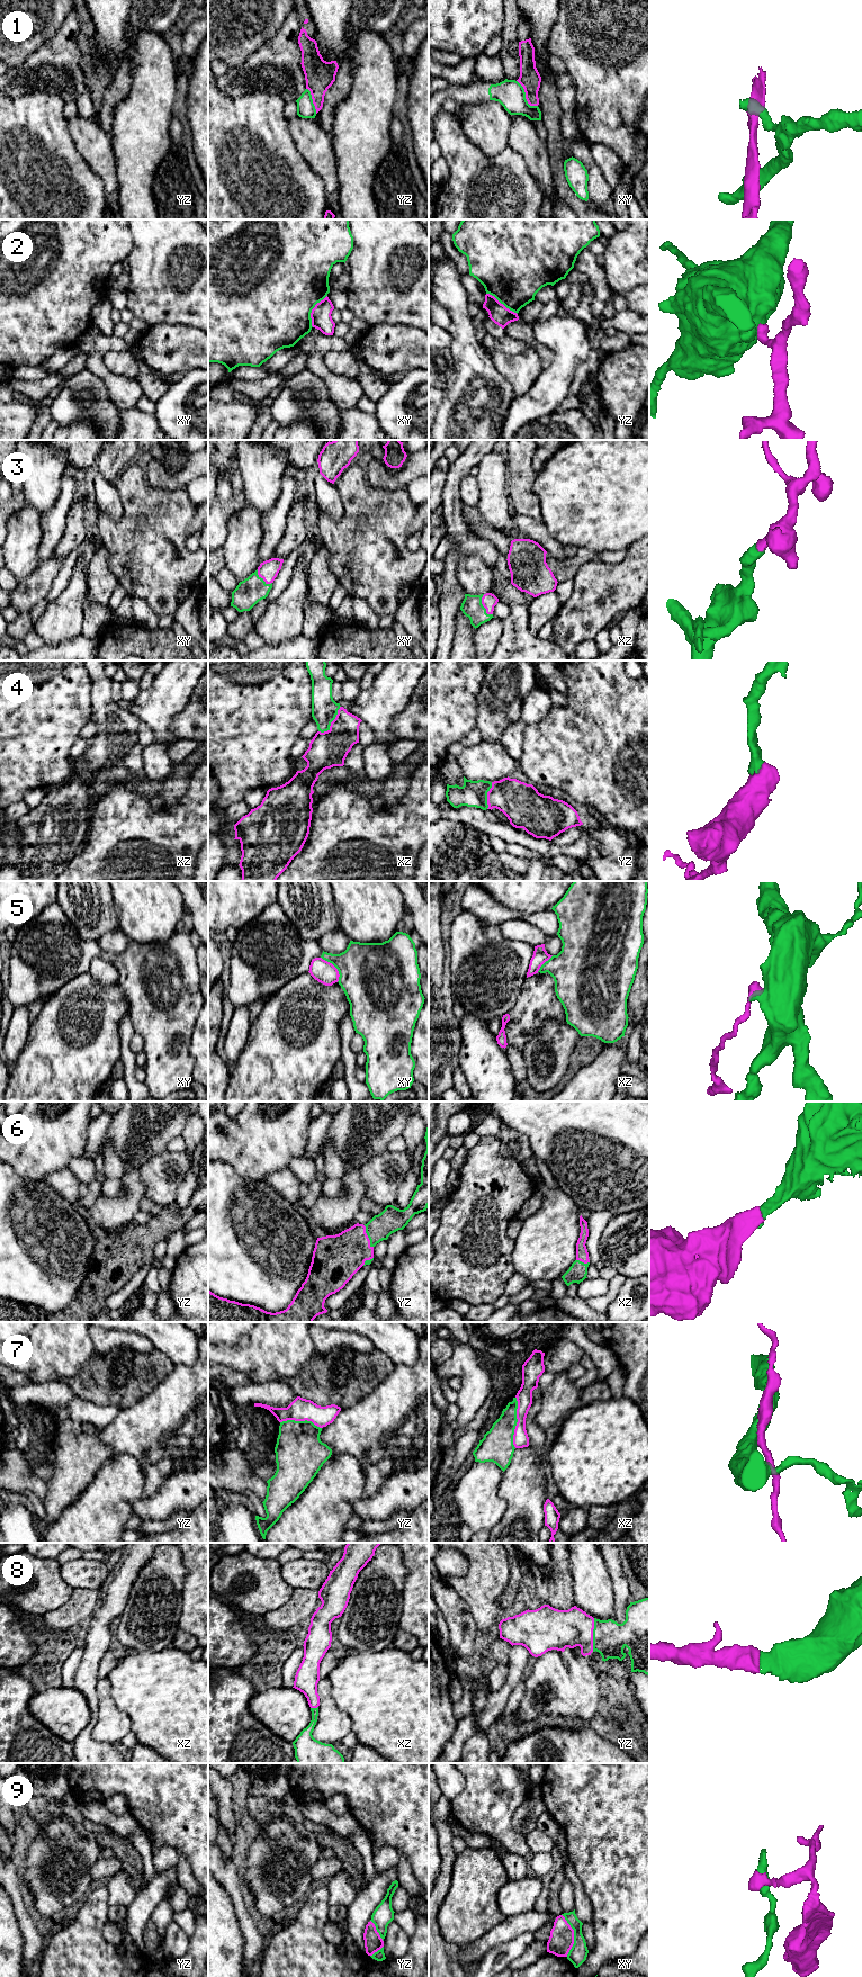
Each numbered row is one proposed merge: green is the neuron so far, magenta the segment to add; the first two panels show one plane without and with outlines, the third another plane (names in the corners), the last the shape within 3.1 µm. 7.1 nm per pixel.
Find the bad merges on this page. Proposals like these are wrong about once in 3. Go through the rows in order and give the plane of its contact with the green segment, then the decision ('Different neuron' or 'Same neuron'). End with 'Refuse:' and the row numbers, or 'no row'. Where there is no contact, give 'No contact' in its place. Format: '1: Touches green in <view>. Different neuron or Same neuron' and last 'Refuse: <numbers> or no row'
1: Touches green in xy. Different neuron
2: Touches green in xy. Different neuron
3: Touches green in xz. Same neuron
4: Touches green in xz. Same neuron
5: Touches green in xy. Different neuron
6: Touches green in yz. Same neuron
7: Touches green in xz. Different neuron
8: Touches green in yz. Same neuron
9: Touches green in xy. Different neuron
Refuse: 1, 2, 5, 7, 9

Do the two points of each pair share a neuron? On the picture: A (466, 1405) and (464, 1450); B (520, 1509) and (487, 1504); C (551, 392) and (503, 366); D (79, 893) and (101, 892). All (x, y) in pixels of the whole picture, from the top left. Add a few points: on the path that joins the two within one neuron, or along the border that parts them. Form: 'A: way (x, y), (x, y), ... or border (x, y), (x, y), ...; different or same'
A: border (465, 1432), (455, 1444); different
B: border (501, 1481), (499, 1495), (505, 1510), (492, 1529); different
C: border (542, 368), (532, 385), (522, 394), (513, 397); different
D: way (84, 893), (96, 892); same

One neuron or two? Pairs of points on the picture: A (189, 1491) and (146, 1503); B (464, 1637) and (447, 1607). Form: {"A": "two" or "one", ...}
{"A": "one", "B": "one"}

